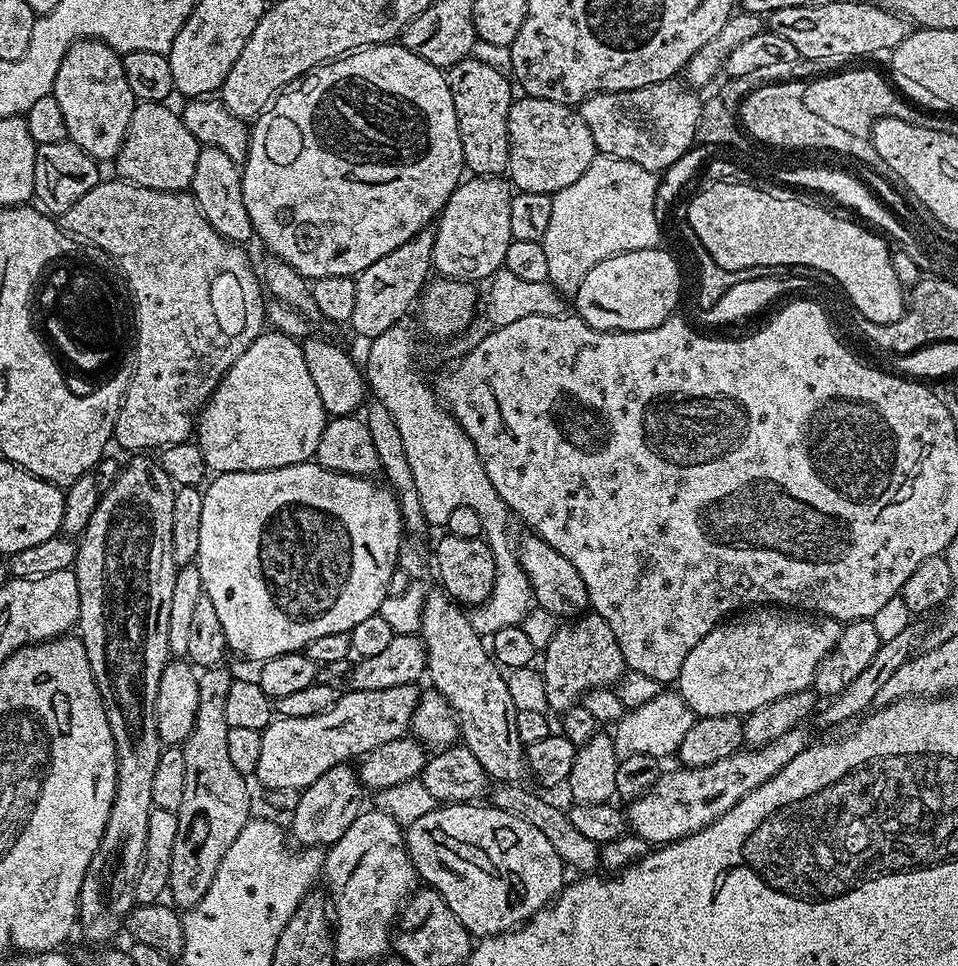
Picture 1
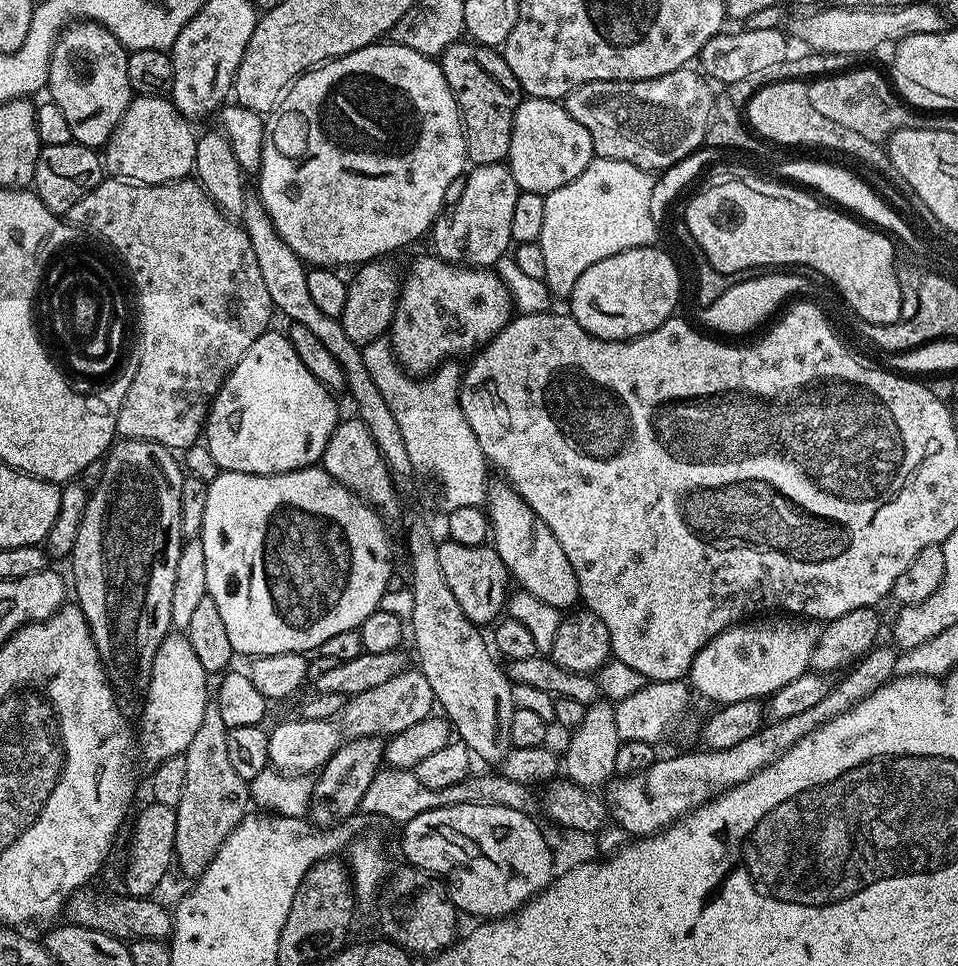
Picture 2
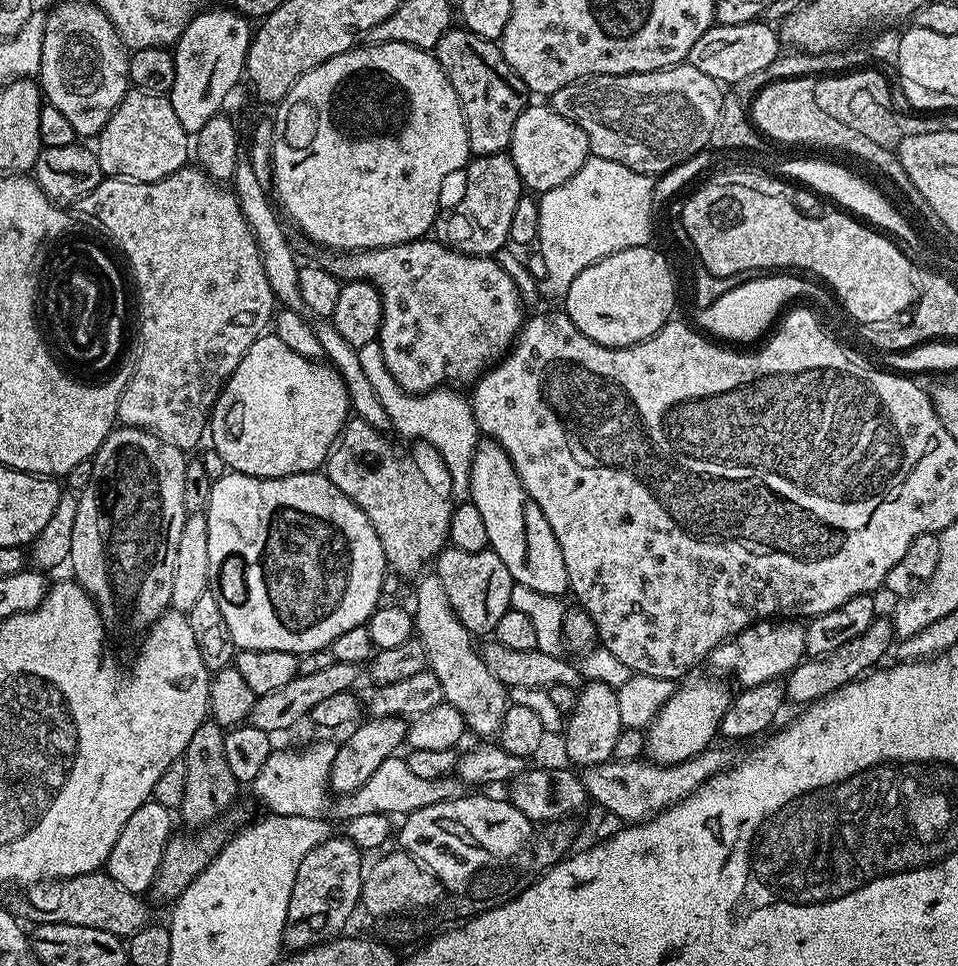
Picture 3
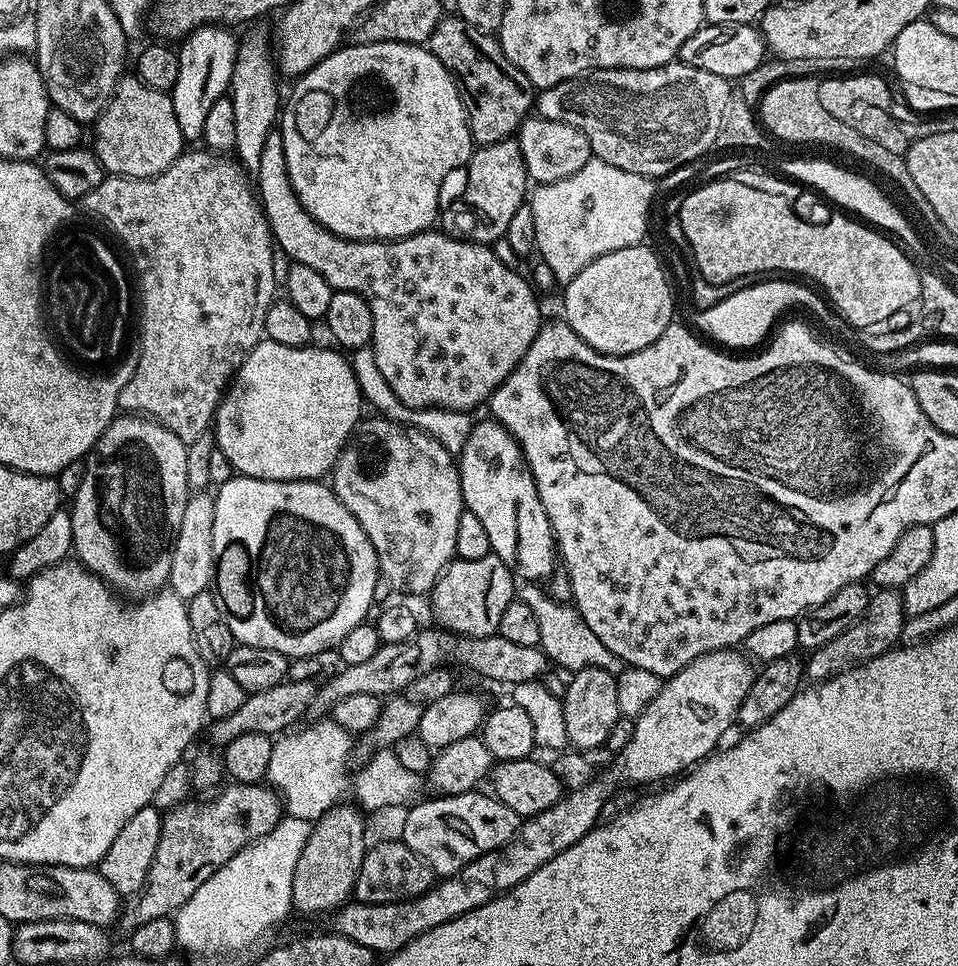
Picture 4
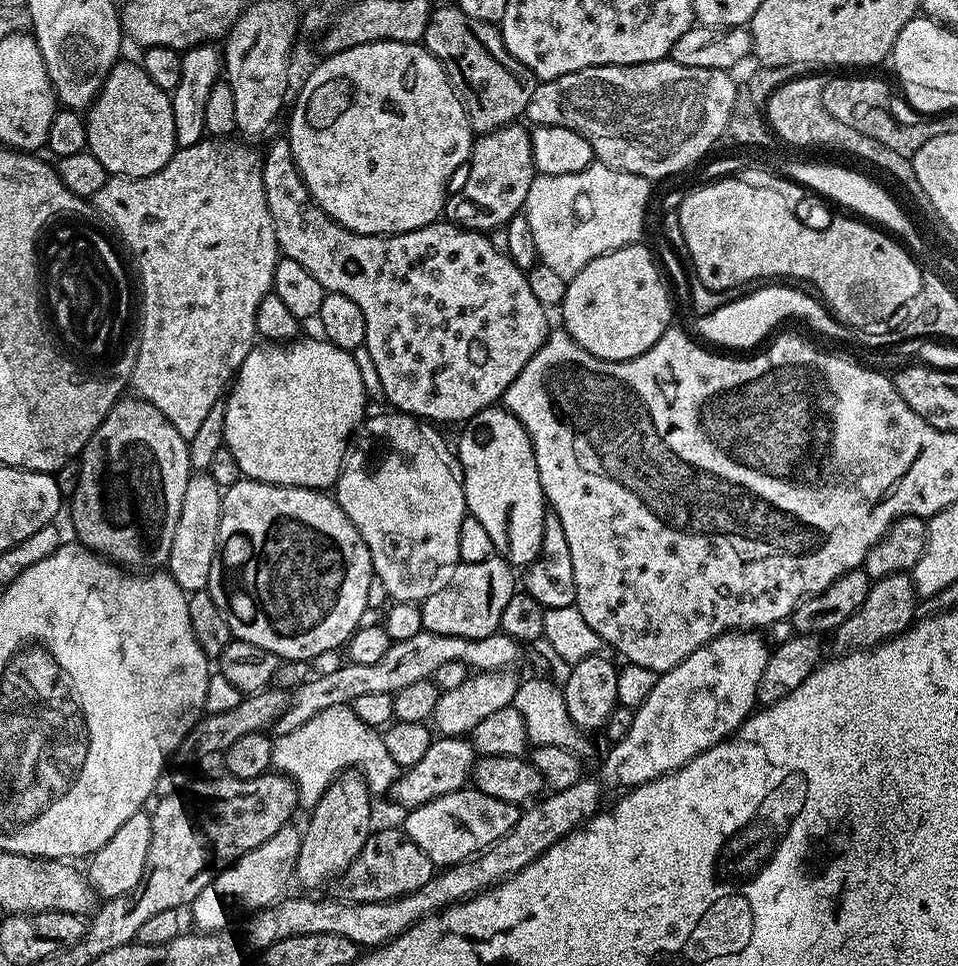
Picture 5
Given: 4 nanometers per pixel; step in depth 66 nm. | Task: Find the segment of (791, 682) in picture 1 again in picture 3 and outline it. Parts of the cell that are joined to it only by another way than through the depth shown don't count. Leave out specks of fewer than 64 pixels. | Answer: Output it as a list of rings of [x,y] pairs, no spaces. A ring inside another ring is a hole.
[[[792,618],[759,620],[726,643],[717,646],[708,656],[707,667],[712,667],[717,677],[733,676],[740,683],[741,689],[780,680],[793,672],[805,659],[804,630],[805,625]]]

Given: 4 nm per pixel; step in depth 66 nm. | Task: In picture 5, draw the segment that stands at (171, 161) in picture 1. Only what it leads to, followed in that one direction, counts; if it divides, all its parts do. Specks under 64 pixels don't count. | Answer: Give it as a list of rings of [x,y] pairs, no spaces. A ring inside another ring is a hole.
[[[127,58],[121,59],[108,71],[102,90],[87,109],[86,119],[87,151],[92,152],[113,177],[149,176],[162,170],[176,153],[178,145],[171,95],[154,86],[150,74],[146,74],[139,63],[132,61],[131,64]]]

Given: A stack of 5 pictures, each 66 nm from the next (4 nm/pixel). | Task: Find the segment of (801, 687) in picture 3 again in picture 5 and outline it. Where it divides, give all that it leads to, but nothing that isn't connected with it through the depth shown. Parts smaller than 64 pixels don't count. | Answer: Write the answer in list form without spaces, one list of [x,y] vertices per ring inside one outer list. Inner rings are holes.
[[[907,572],[890,574],[881,580],[872,581],[872,589],[870,594],[866,594],[866,602],[862,602],[859,610],[846,622],[842,622],[842,626],[838,626],[831,637],[833,653],[862,652],[878,647],[885,640],[893,640],[907,628],[911,628],[917,619],[916,602],[918,595],[915,582]]]

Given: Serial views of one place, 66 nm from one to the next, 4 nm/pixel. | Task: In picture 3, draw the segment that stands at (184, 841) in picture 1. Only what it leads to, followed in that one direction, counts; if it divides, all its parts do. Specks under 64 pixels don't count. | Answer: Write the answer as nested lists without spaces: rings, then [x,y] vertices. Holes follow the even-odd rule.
[[[209,718],[202,726],[198,726],[198,730],[194,730],[194,738],[190,738],[190,746],[186,746],[184,751],[182,759],[186,766],[186,794],[182,798],[178,812],[179,815],[184,815],[185,822],[190,826],[189,829],[199,830],[216,822],[216,819],[236,800],[238,783],[233,771],[230,770],[229,763],[226,762],[226,749],[223,745],[225,733],[225,729]]]

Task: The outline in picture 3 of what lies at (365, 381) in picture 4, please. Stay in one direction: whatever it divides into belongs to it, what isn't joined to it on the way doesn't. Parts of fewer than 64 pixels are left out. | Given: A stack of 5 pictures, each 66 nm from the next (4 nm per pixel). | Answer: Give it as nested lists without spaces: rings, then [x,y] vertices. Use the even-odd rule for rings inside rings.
[[[379,339],[357,348],[356,353],[358,362],[362,362],[362,371],[366,374],[367,381],[374,386],[374,394],[378,394],[386,415],[390,417],[392,432],[405,436],[411,442],[429,444],[434,450],[438,450],[450,474],[453,497],[467,497],[472,486],[472,464],[476,461],[476,446],[482,439],[471,399],[452,386],[435,388],[429,392],[408,392],[398,386],[398,382],[394,382],[394,374],[386,370]]]

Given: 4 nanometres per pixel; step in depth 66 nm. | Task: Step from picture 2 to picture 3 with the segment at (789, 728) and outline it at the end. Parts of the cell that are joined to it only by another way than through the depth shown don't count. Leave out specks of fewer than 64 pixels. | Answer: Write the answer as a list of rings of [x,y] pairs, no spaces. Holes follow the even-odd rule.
[[[709,746],[694,758],[677,764],[653,764],[631,760],[625,764],[609,762],[595,764],[593,768],[585,768],[579,773],[581,782],[589,797],[601,804],[605,812],[618,814],[625,825],[643,824],[670,806],[682,802],[690,794],[698,791],[711,776],[725,771],[733,763],[734,757],[724,748]]]

